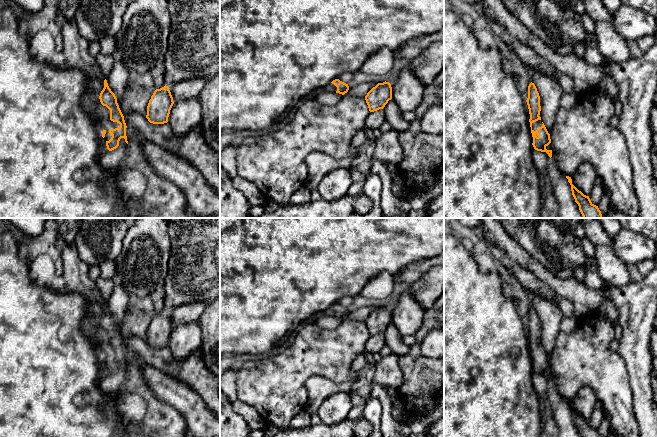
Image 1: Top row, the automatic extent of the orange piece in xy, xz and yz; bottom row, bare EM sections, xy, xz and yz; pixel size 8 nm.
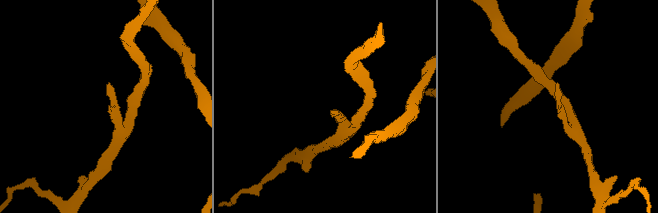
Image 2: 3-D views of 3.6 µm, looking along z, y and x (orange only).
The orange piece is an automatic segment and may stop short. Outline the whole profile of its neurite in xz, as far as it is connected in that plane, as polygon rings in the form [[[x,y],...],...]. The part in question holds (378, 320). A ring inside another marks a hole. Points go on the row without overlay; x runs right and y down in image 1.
[[[389,306],[378,307],[365,320],[369,335],[374,336],[383,333],[392,323],[392,311]]]

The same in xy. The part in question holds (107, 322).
[[[61,243],[60,252],[62,258],[62,271],[60,272],[65,279],[66,290],[68,292],[77,293],[86,298],[86,317],[82,321],[81,326],[85,335],[90,341],[97,345],[98,350],[103,354],[102,361],[106,365],[106,370],[109,375],[116,373],[119,370],[121,362],[125,363],[128,368],[126,360],[126,347],[124,340],[117,327],[115,318],[108,310],[107,304],[104,302],[96,282],[91,280],[88,276],[89,265],[83,262],[79,256],[76,245]]]

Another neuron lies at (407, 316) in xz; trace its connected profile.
[[[406,290],[391,311],[392,323],[397,328],[400,338],[402,338],[416,333],[422,325],[426,310],[421,307],[410,290]]]

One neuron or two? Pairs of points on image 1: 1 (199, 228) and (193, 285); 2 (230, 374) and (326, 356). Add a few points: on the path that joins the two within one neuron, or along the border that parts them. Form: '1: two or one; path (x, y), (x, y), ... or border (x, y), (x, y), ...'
1: one; path (199, 242), (198, 271)
2: two; border (236, 369), (236, 394), (238, 396)

